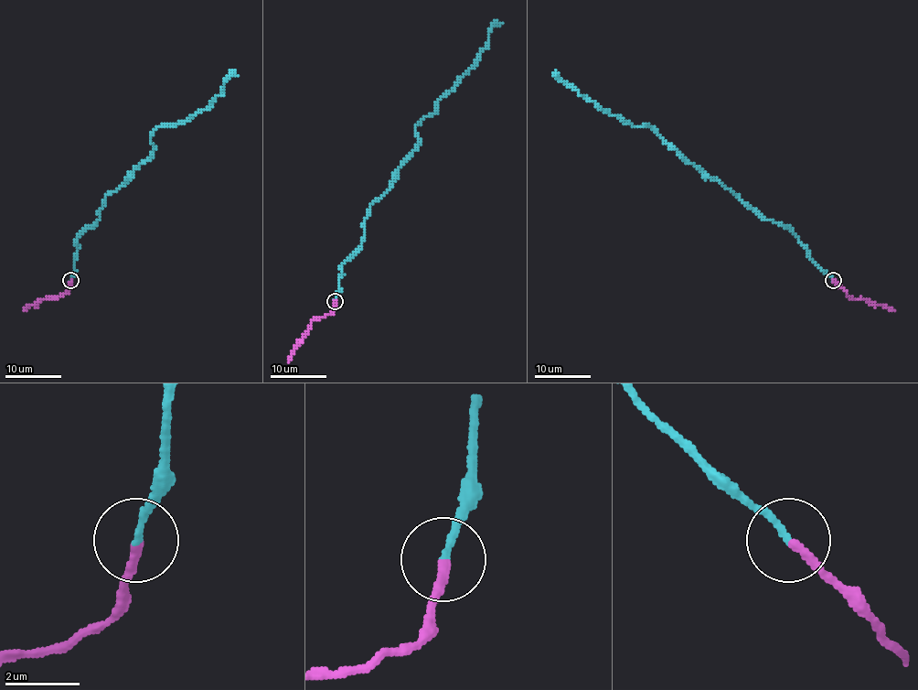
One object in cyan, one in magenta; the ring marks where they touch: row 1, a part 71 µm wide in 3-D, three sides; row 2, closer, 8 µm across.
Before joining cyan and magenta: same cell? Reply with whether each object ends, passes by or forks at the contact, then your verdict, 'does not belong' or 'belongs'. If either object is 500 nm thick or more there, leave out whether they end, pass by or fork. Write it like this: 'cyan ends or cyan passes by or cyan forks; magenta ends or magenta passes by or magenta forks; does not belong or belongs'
cyan ends; magenta ends; belongs

